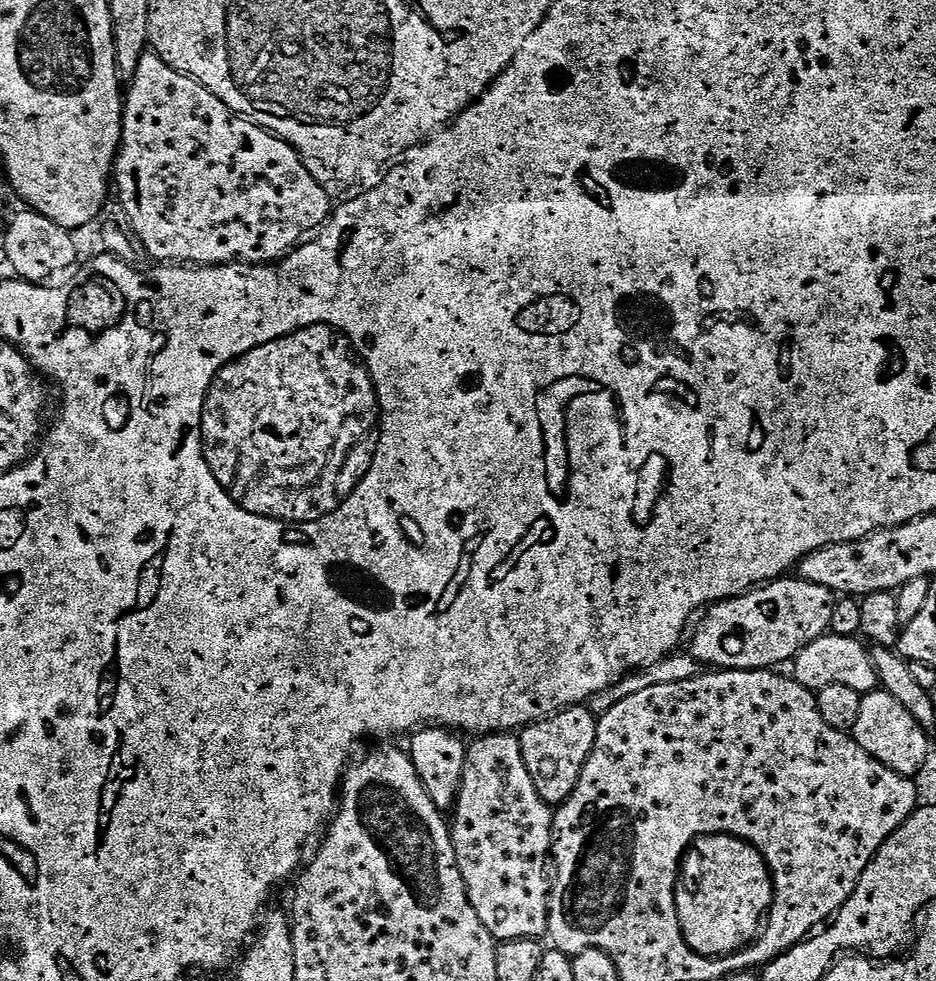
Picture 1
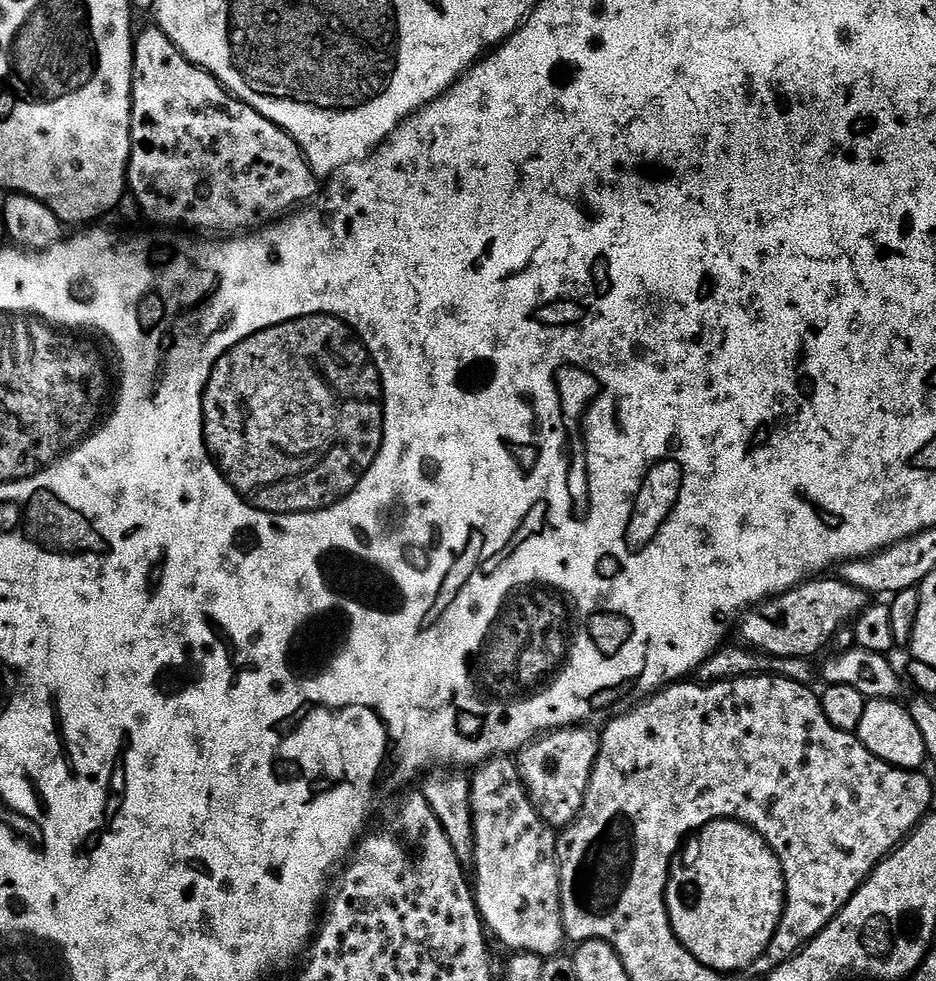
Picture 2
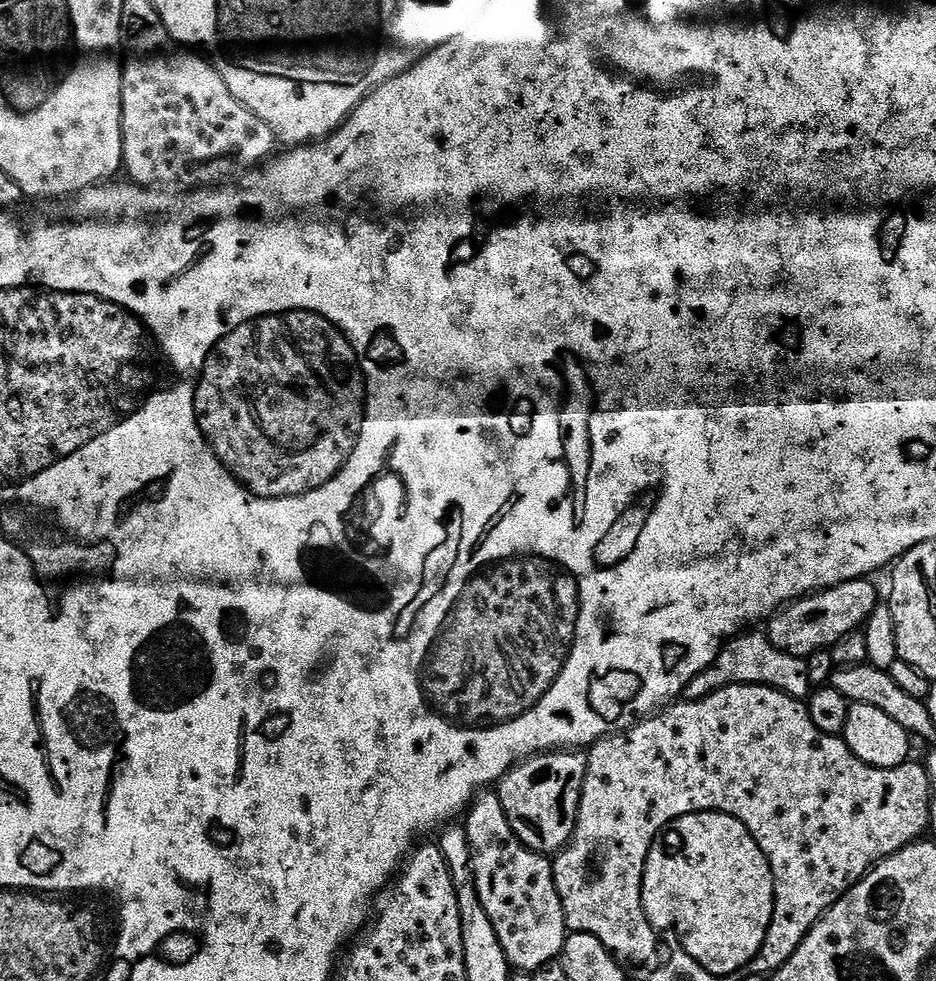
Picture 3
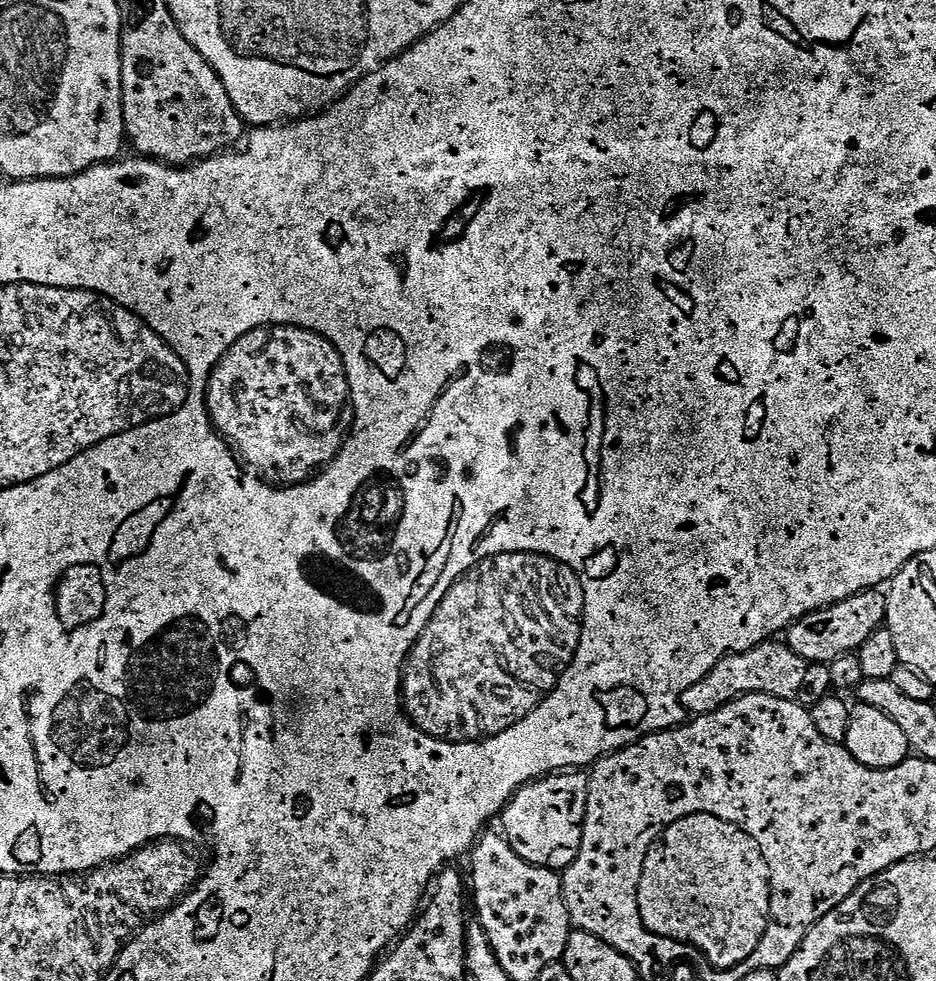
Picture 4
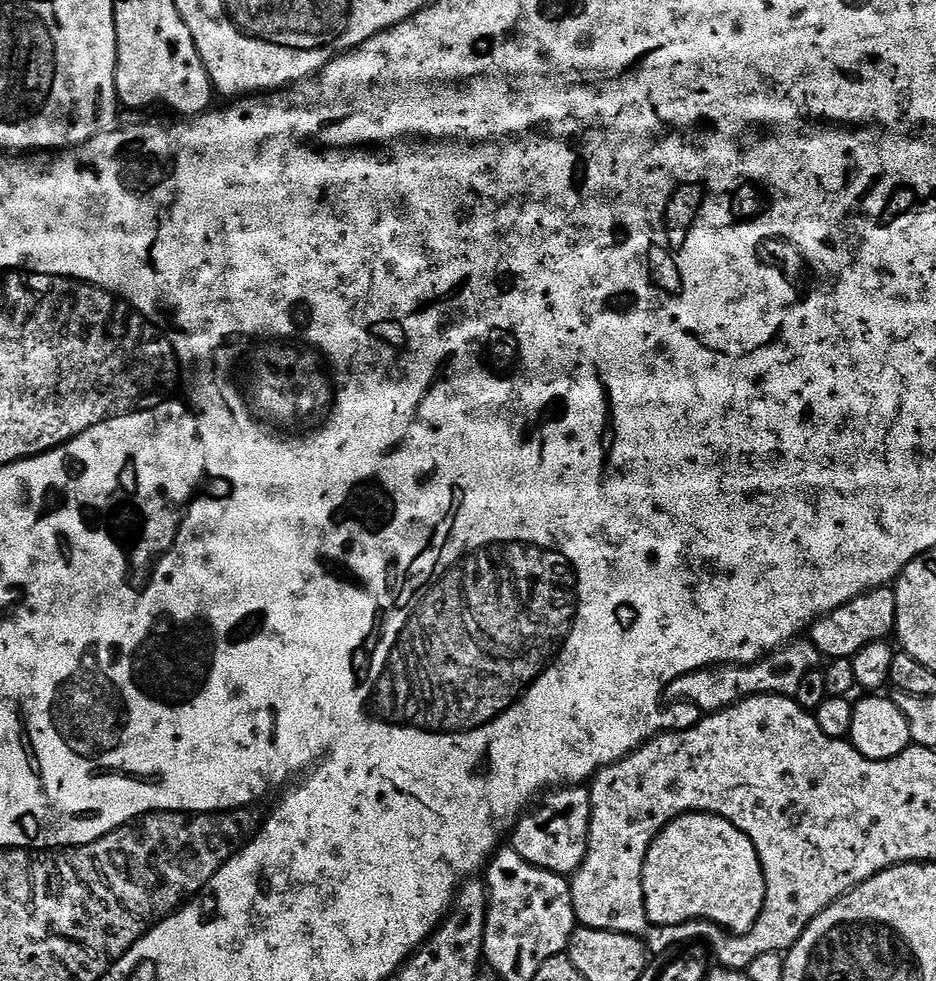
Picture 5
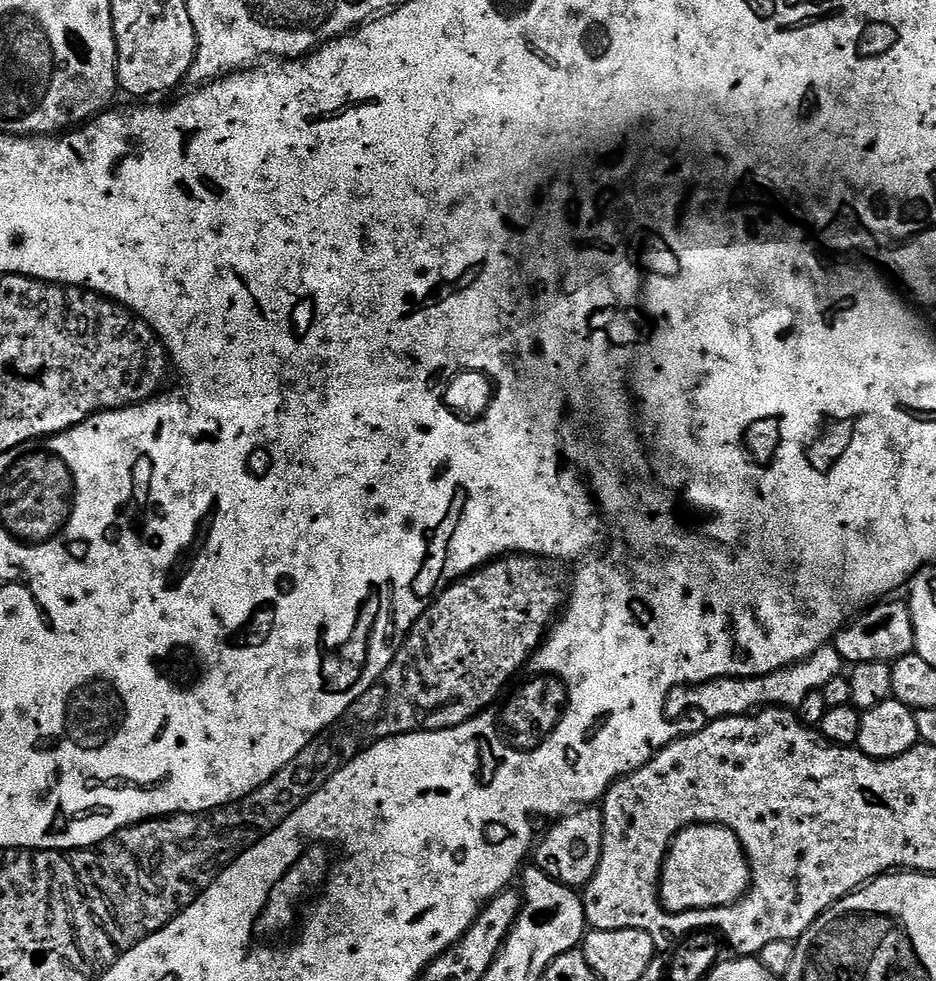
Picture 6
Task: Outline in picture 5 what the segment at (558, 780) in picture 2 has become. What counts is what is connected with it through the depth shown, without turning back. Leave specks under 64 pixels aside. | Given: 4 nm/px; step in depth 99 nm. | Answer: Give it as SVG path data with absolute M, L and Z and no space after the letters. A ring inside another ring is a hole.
M564 786L545 795L543 800L541 808L533 807L517 820L515 828L510 832L511 847L515 848L519 856L526 858L526 862L560 876L571 877L582 866L588 853L592 821L591 791L584 786Z

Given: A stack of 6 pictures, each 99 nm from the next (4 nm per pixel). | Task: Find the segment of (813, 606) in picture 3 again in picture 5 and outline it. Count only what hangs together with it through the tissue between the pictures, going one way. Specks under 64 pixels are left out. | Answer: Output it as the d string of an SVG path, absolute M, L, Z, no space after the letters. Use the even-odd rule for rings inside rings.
M885 586L874 588L862 596L856 596L849 604L844 604L829 616L817 620L810 630L810 640L815 644L821 657L833 662L855 656L867 644L887 641L895 630L896 593L891 587Z

